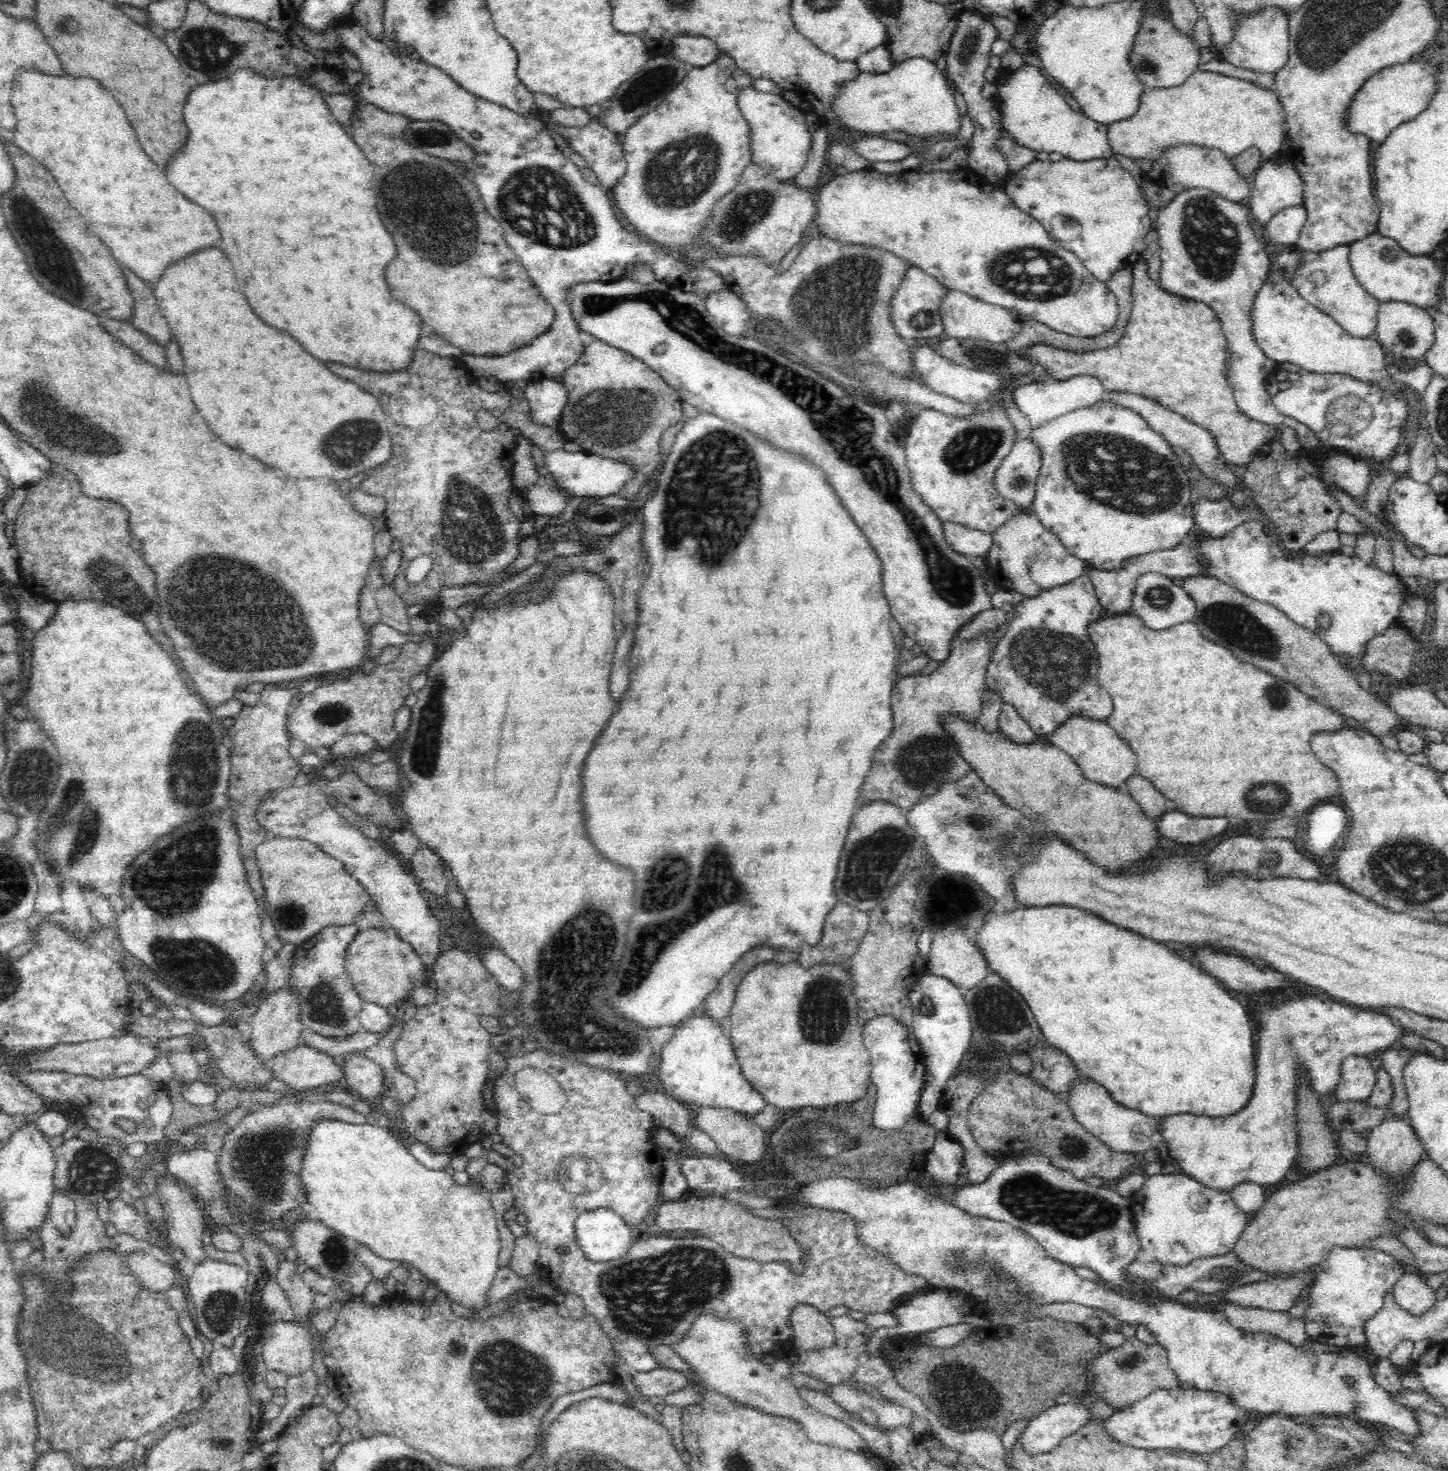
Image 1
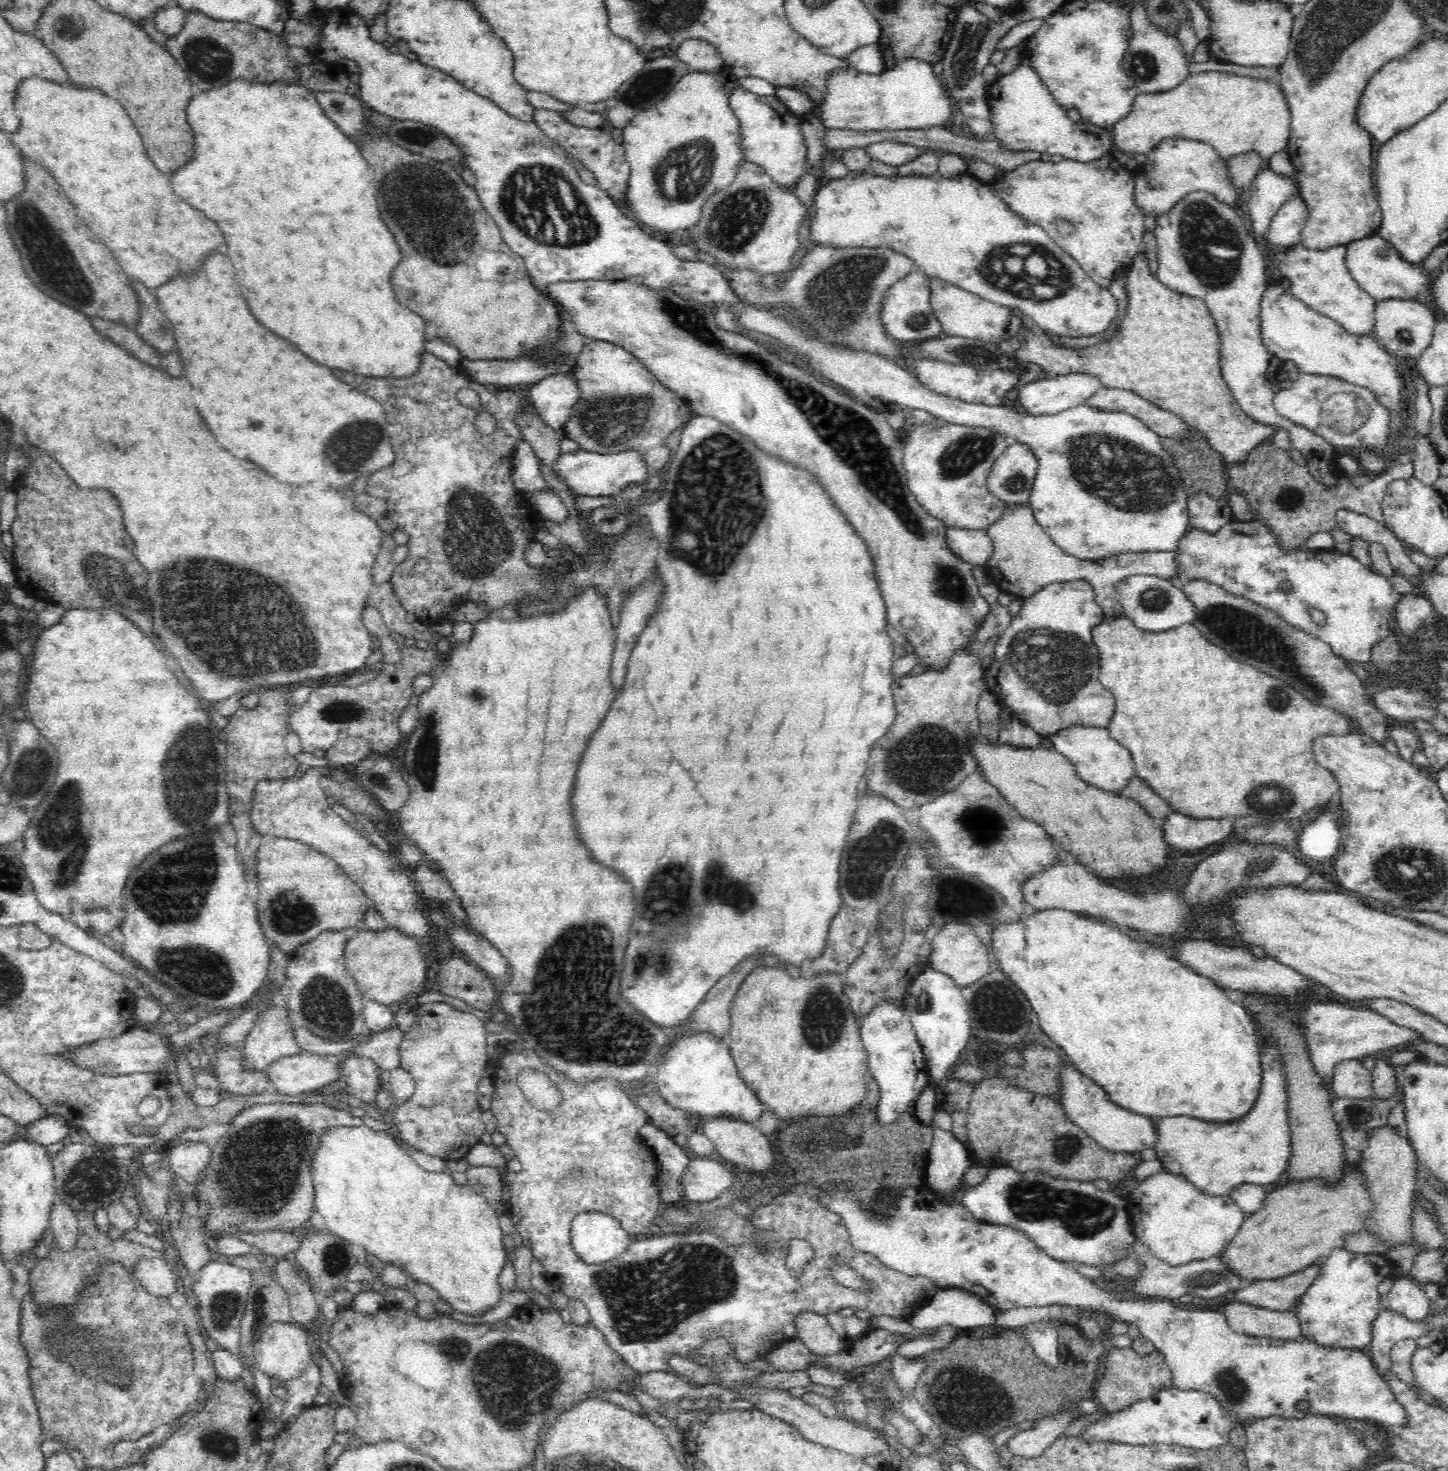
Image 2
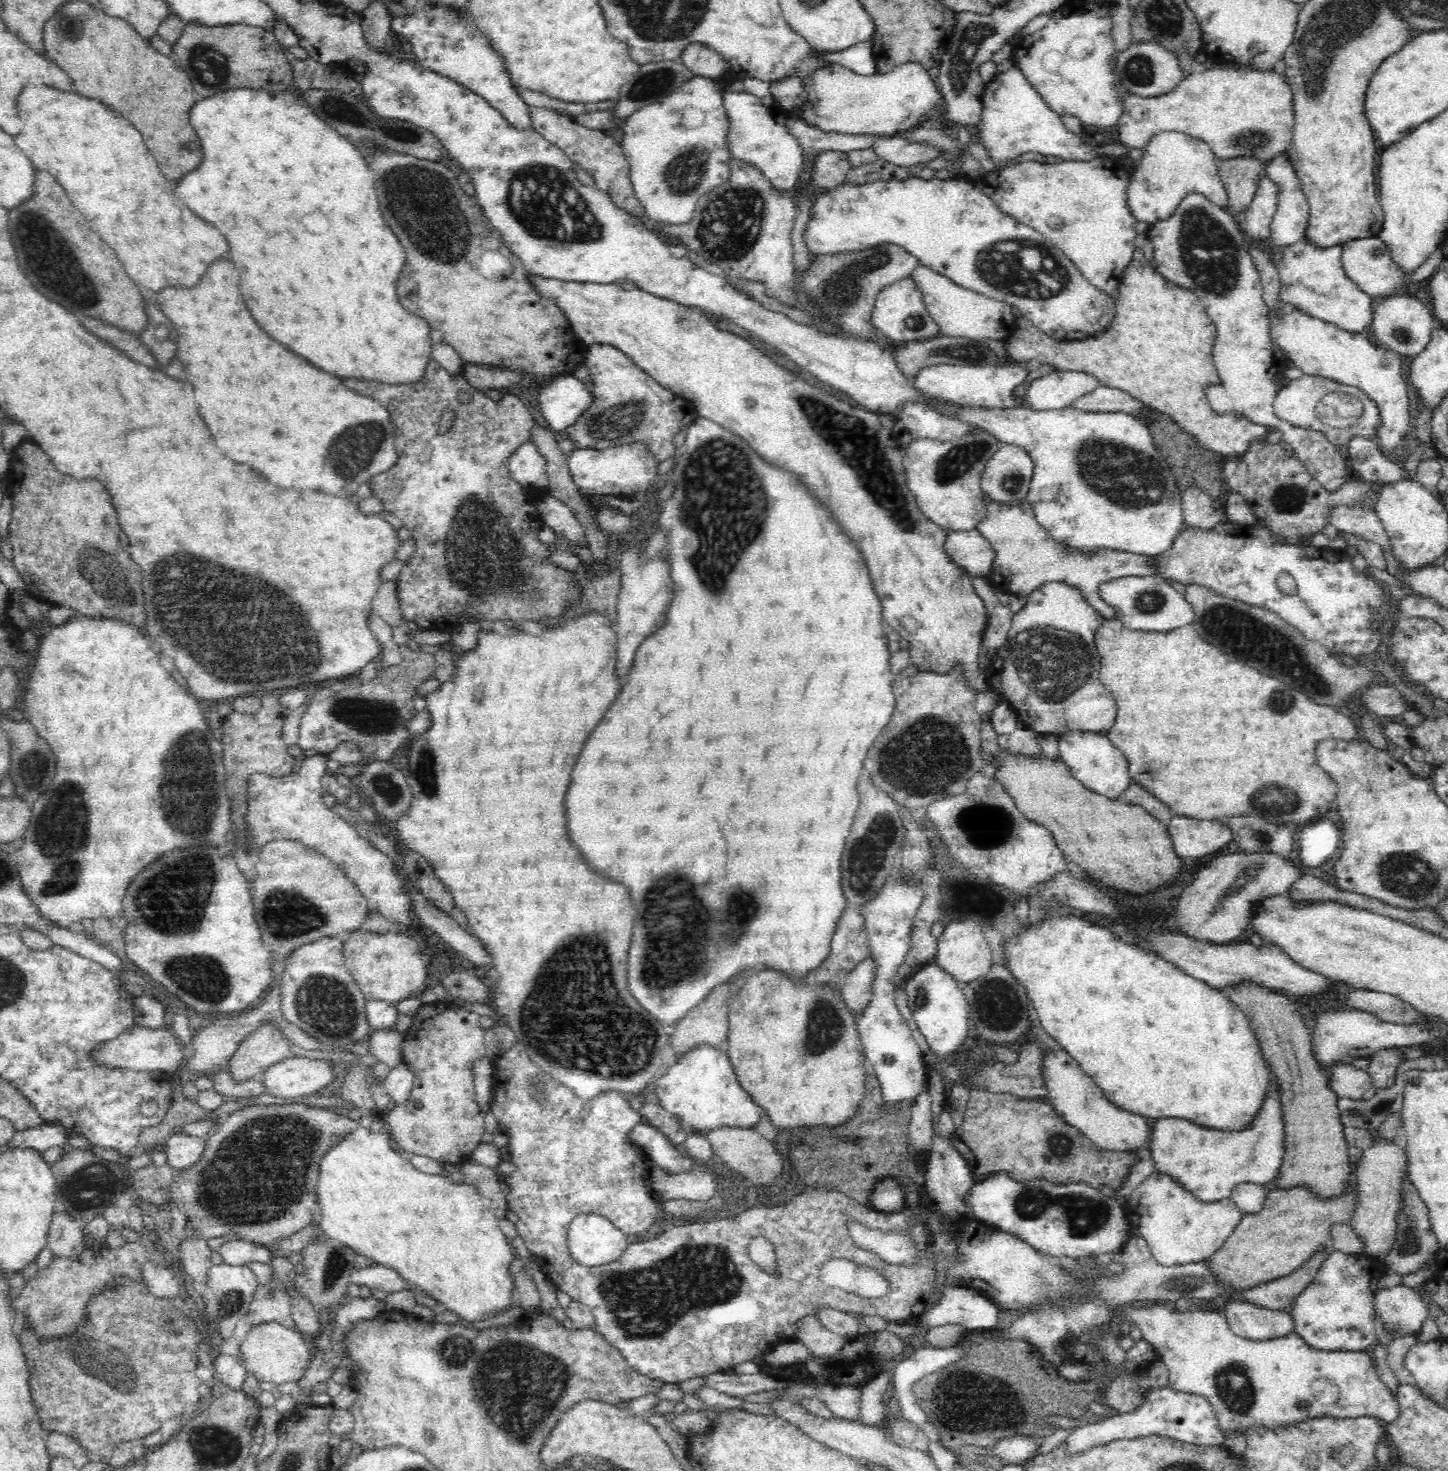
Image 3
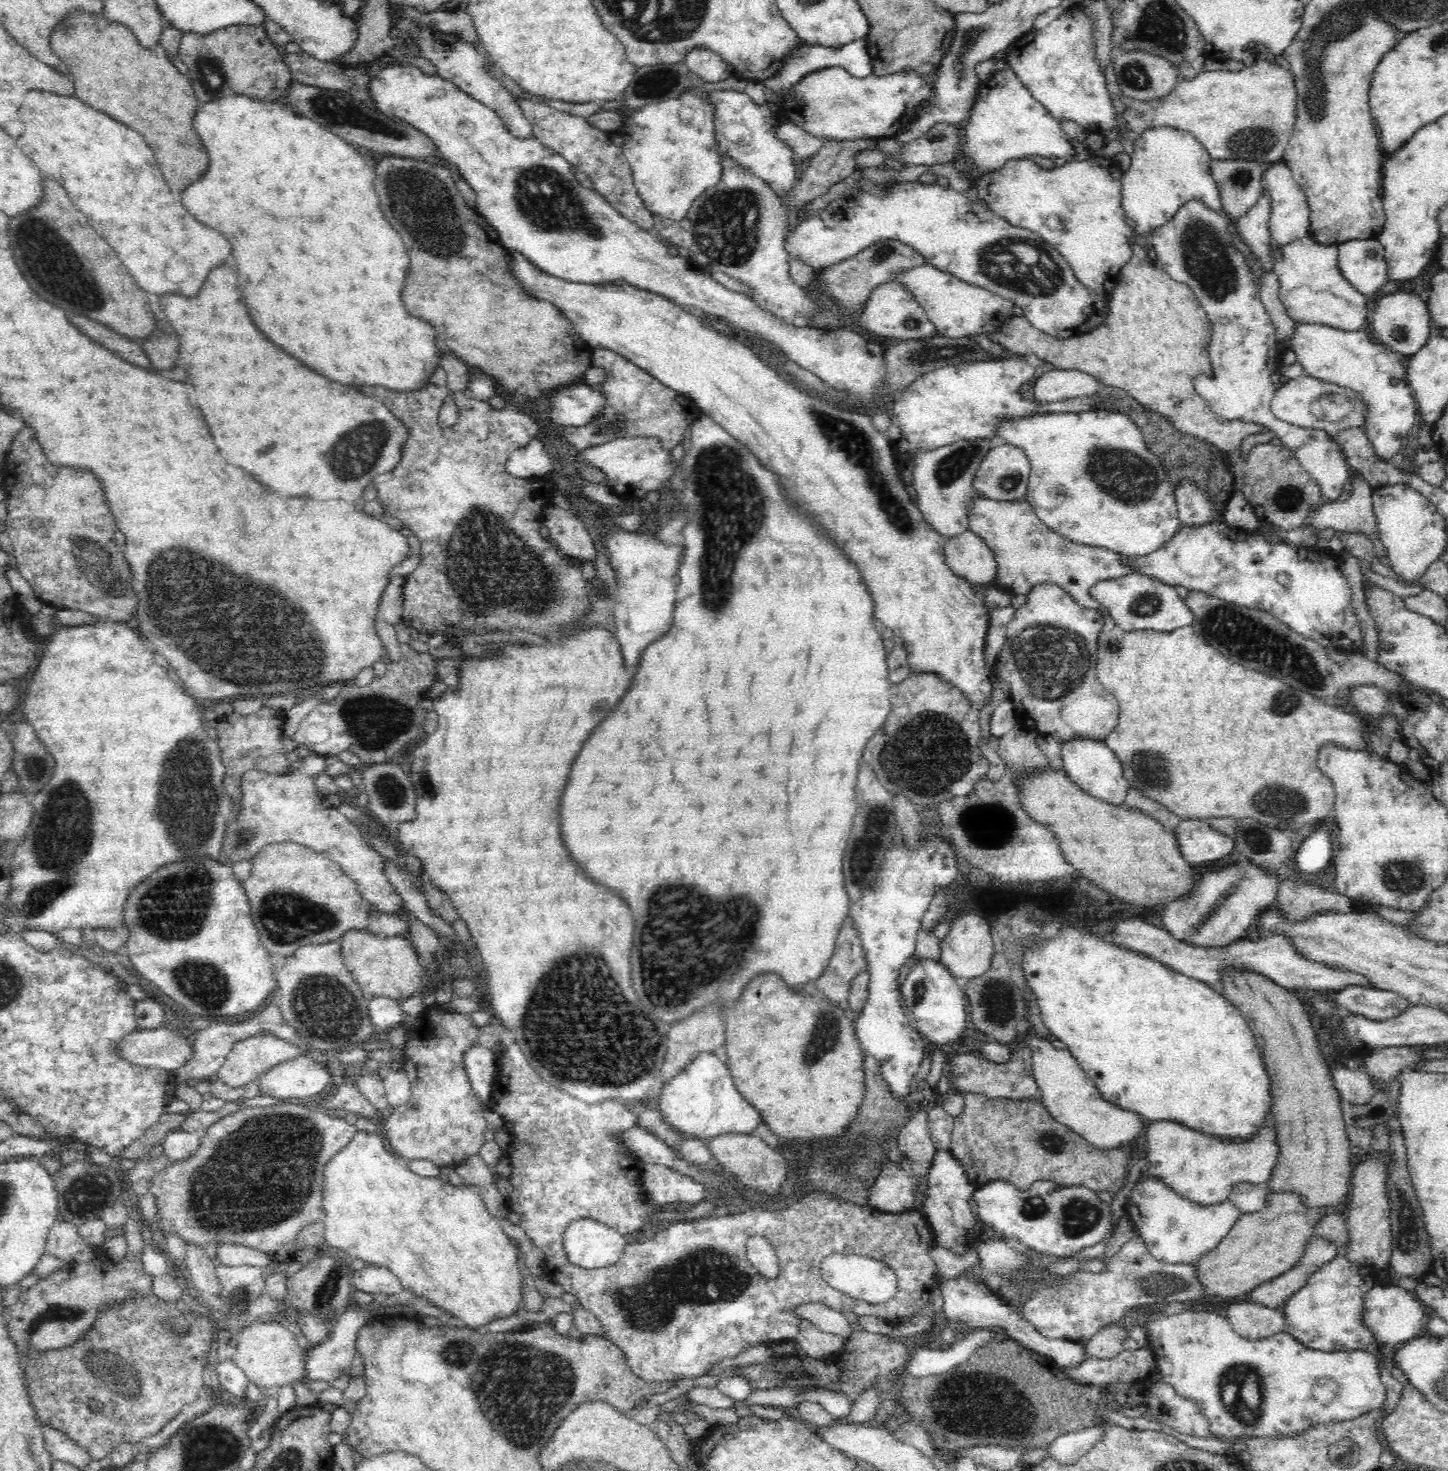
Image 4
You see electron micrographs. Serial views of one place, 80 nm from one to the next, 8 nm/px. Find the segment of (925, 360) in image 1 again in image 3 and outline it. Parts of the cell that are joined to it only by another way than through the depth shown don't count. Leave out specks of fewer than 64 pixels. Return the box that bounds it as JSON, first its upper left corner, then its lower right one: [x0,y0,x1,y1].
[913,361,1029,408]

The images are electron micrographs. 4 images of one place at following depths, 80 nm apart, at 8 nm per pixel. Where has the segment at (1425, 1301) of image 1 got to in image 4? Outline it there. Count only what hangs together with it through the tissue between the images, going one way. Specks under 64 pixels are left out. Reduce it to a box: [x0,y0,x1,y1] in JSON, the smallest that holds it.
[1364,1284,1424,1344]

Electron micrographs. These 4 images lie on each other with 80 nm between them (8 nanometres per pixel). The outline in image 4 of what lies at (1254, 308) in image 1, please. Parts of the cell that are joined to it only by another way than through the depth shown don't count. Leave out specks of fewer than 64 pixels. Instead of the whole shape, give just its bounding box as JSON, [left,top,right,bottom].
[1281,323,1416,461]

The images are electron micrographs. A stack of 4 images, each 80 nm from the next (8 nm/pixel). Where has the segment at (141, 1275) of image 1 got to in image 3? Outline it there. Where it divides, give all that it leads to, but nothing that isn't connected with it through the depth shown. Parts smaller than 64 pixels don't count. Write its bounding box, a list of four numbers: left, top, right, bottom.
[142,1261,182,1300]

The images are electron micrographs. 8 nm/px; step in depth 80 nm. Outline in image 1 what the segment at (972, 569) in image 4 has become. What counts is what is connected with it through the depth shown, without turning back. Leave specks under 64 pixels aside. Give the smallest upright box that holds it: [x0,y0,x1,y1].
[943,521,993,558]

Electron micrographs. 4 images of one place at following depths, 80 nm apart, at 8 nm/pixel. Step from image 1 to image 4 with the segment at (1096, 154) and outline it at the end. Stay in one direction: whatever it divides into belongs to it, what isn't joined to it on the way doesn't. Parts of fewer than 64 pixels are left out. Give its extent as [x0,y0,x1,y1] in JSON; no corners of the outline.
[955,70,1093,177]

